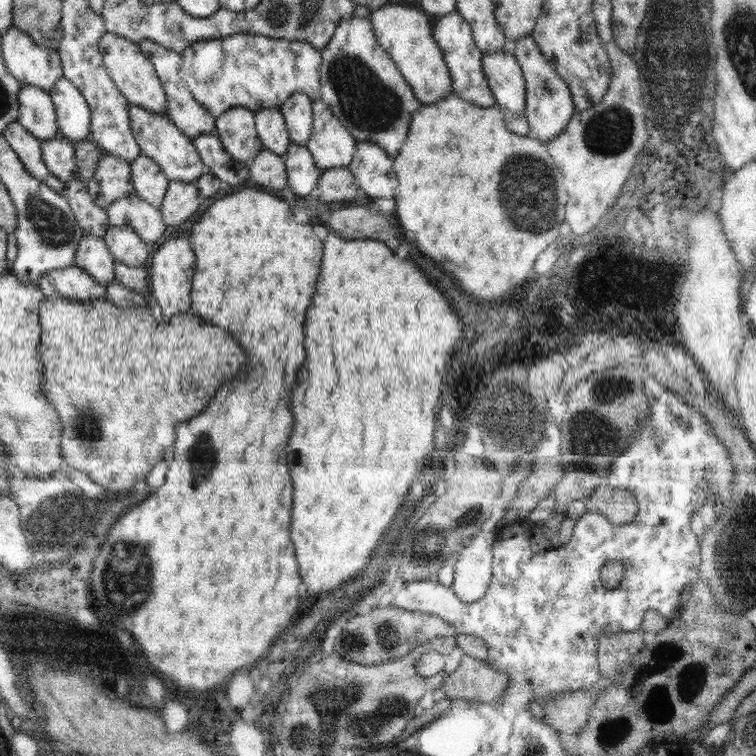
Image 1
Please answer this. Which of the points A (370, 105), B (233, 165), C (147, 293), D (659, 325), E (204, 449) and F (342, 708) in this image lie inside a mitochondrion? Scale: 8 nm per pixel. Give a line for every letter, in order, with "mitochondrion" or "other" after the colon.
A: mitochondrion
B: other
C: other
D: other
E: mitochondrion
F: mitochondrion

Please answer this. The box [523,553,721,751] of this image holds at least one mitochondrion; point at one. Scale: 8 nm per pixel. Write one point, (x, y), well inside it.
(668, 649)

